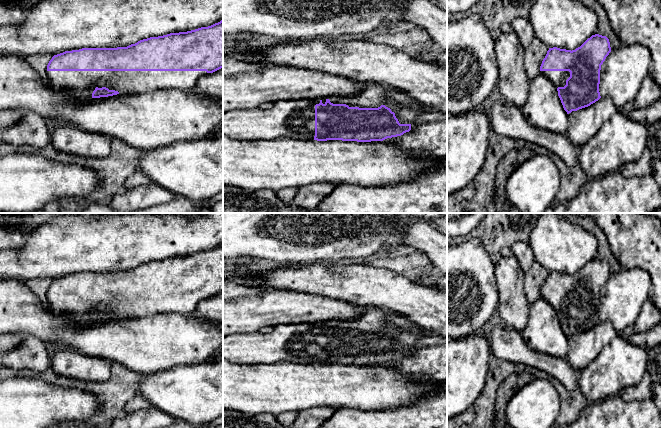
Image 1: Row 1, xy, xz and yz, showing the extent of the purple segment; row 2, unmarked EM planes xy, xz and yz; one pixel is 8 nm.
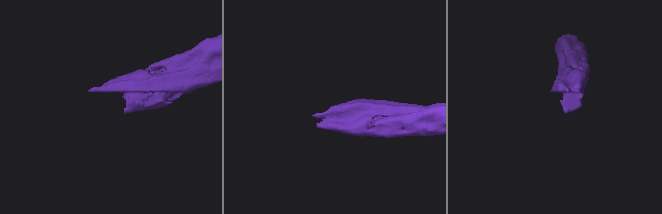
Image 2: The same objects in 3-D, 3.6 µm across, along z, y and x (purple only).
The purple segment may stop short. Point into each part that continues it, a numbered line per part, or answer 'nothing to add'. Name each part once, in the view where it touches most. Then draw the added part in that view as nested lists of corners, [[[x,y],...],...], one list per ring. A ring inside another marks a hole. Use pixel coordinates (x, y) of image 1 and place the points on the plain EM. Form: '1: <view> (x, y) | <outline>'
1: xy (82, 307) | [[[47,295],[50,309],[57,314],[73,316],[82,325],[92,322],[96,311],[106,311],[119,318],[141,318],[160,313],[193,313],[206,295]]]

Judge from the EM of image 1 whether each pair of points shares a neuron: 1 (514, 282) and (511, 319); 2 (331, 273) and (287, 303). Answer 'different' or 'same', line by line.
1: same
2: different

